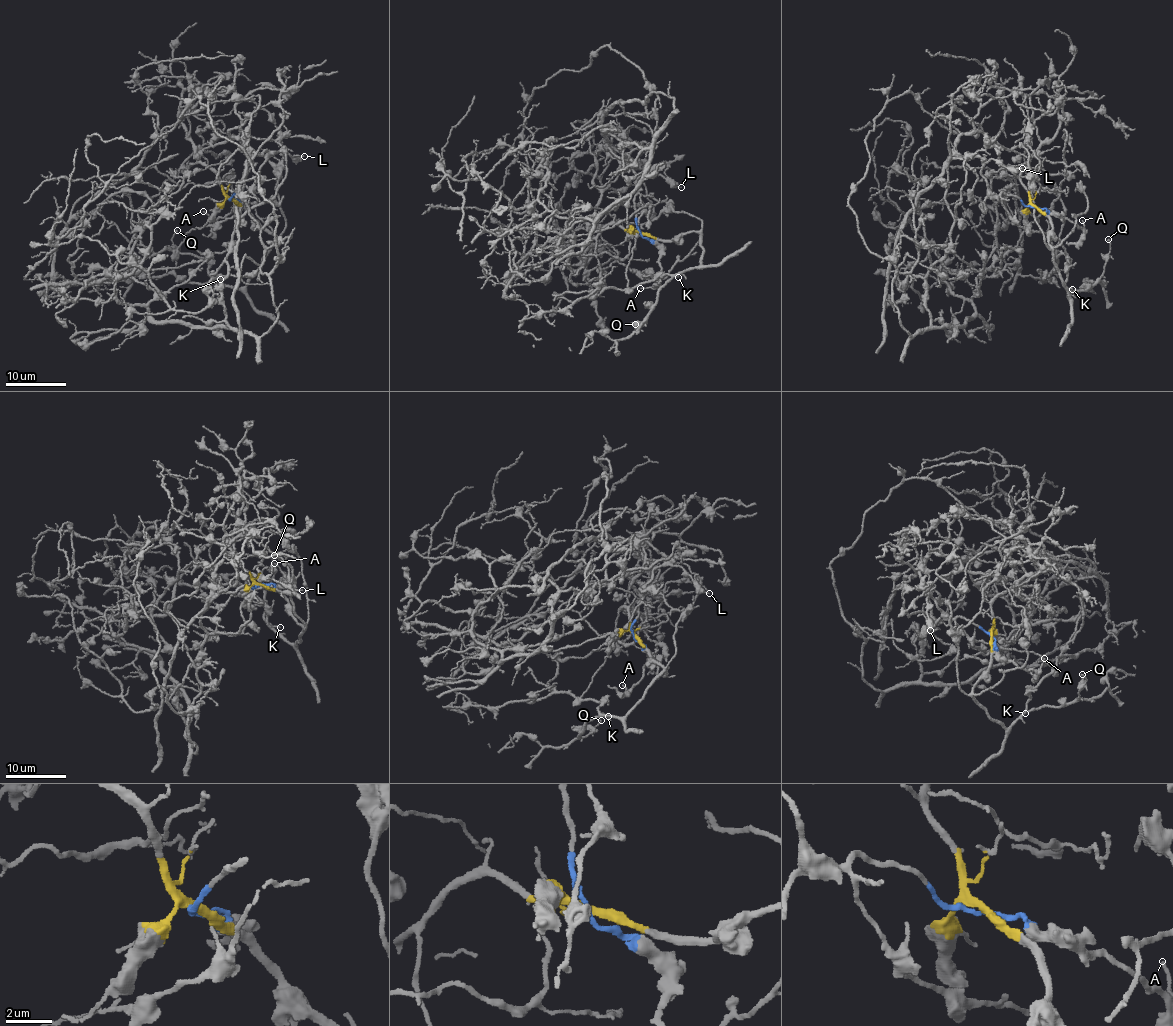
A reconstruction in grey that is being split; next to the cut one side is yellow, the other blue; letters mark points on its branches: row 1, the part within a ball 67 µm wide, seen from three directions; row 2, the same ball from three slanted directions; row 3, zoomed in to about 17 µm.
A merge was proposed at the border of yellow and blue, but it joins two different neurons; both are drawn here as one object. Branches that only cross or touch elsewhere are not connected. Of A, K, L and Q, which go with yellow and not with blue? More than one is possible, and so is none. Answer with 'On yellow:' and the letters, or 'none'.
On yellow: K, Q

